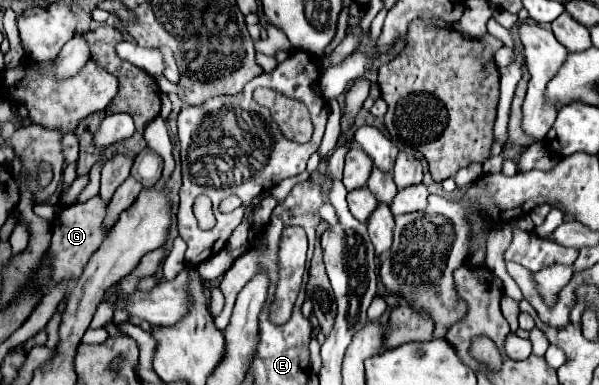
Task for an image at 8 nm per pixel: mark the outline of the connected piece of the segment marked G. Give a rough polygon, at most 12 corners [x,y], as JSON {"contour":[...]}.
{"contour":[[107,202],[67,206],[53,220],[53,282],[79,278],[103,242]]}

